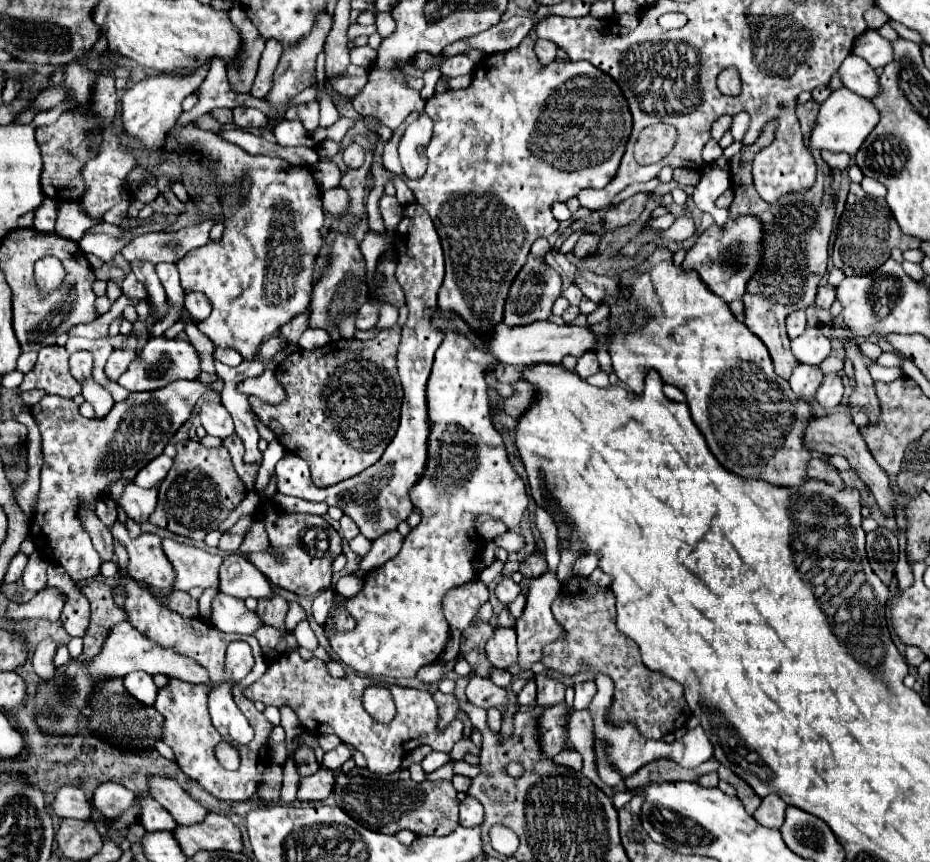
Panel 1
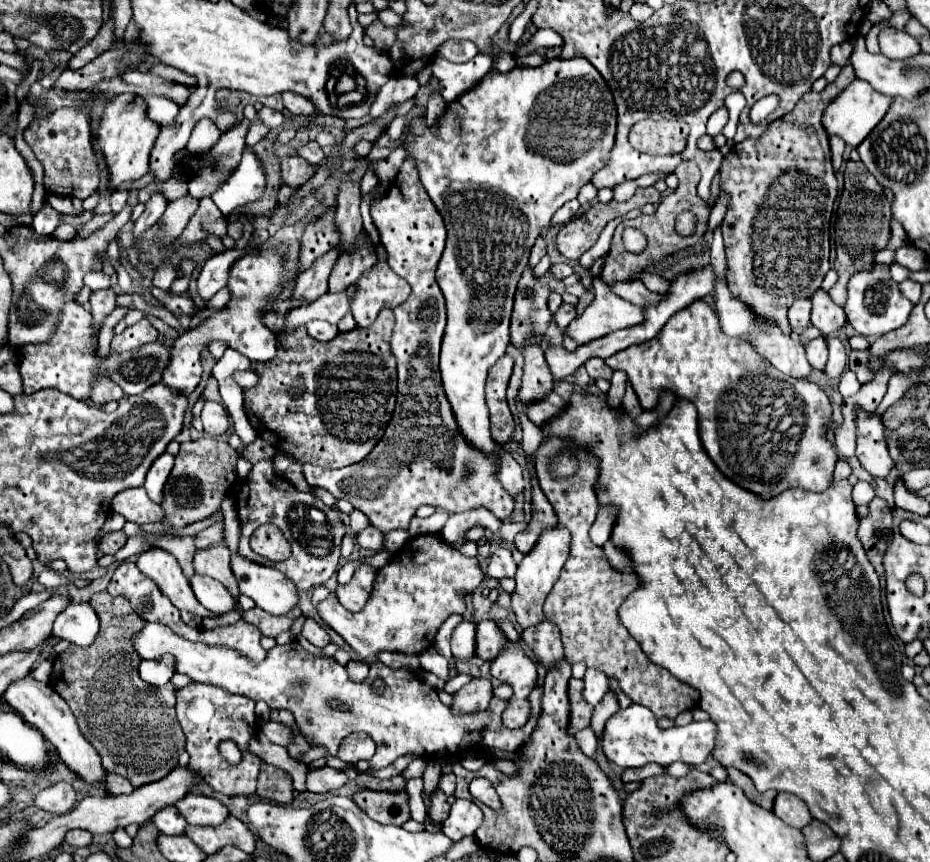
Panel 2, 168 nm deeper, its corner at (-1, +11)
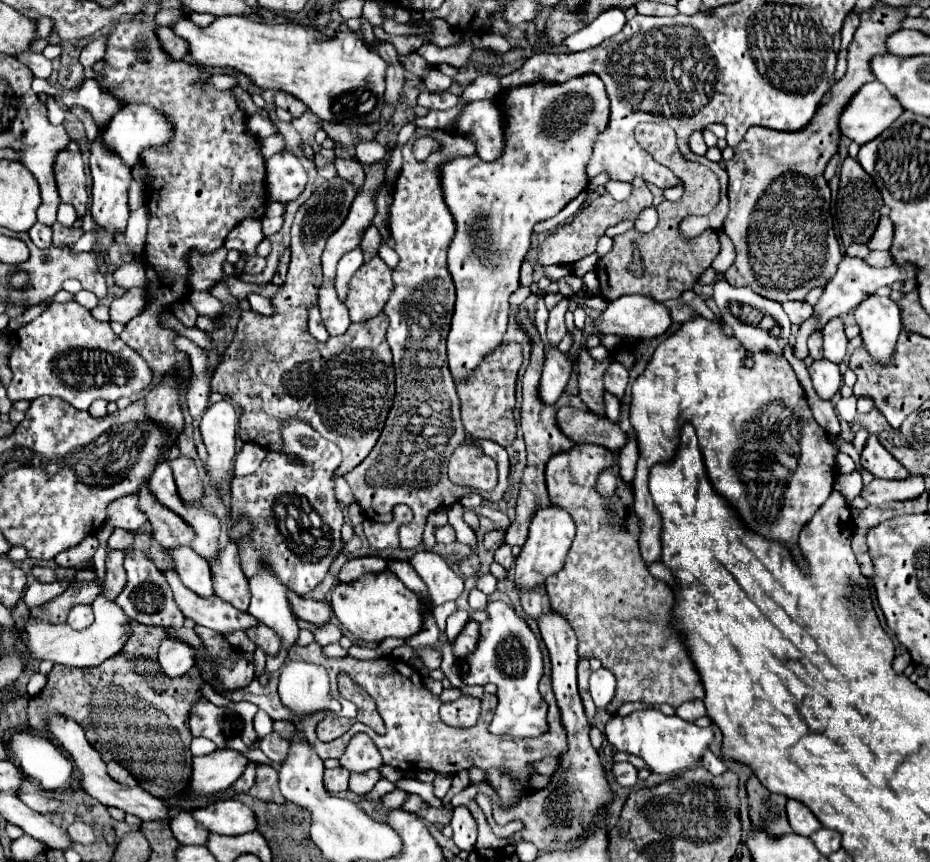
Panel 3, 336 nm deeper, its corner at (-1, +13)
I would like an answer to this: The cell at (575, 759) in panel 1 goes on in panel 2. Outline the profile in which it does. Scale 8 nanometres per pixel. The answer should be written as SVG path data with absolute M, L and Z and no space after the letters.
M590 728L580 730L580 732L574 736L574 740L576 740L578 748L580 748L586 756L592 756L592 754L594 754L594 750L596 750L596 736L594 736L594 732L592 732Z

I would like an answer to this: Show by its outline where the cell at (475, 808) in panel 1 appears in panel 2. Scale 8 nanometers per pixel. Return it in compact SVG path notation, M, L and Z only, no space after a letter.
M456 800L450 808L448 820L442 824L442 830L452 840L460 840L464 836L472 836L480 824L482 810L472 800Z

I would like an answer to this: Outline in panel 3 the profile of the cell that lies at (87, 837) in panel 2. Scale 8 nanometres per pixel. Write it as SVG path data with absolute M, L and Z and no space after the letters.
M74 822L74 824L70 824L70 826L68 826L68 834L70 834L72 840L78 842L78 844L92 844L92 842L96 840L92 826L88 826L88 824L84 824L84 822Z

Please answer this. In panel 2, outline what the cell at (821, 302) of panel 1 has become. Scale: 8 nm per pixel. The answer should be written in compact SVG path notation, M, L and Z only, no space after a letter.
M824 288L816 290L810 302L812 302L812 324L820 328L822 334L832 334L844 326L846 322L844 310L830 300L830 294Z

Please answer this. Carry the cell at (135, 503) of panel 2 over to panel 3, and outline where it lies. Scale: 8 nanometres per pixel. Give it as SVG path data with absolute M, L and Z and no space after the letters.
M134 494L108 504L106 524L110 524L112 528L124 528L124 530L136 532L146 522L148 522L146 516L138 510L138 496L134 496Z

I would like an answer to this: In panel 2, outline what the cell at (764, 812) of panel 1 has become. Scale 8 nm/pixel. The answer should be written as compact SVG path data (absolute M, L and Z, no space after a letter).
M778 792L776 802L774 802L774 806L772 806L772 812L774 812L782 822L786 822L786 824L792 826L792 828L806 826L806 824L812 820L806 804L804 804L798 796L788 794L788 792Z

